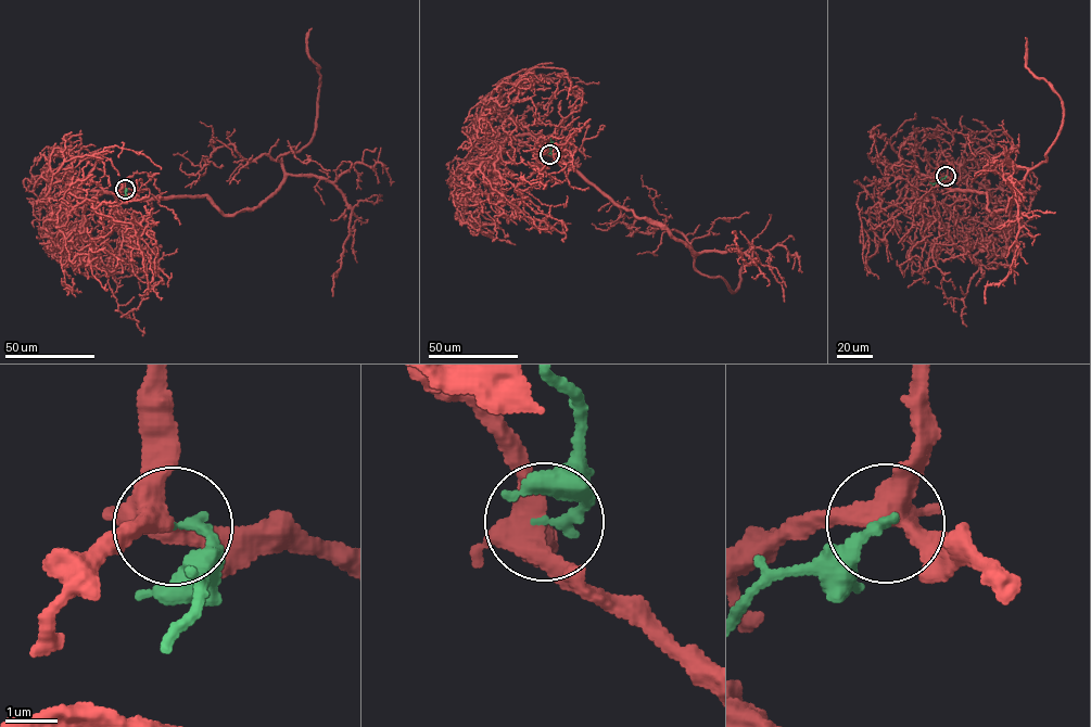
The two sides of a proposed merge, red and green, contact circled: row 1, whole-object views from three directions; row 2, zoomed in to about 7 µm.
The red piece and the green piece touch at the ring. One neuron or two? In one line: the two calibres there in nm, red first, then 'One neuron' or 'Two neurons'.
Thickness 400 nm (red) against 190 nm. Two neurons

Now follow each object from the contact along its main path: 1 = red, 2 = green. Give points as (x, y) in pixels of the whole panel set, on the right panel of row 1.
1: (946, 176), (938, 181), (949, 188), (986, 193), (991, 215), (1047, 160), (1063, 106), (1026, 66), (1025, 37)
2: (946, 176), (929, 182)

